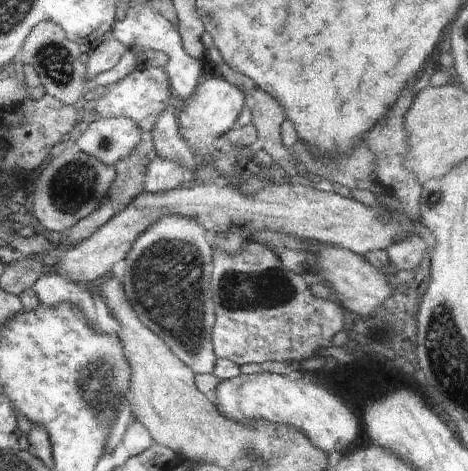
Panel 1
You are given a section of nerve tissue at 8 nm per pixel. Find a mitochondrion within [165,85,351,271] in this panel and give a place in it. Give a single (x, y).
(242, 171)

